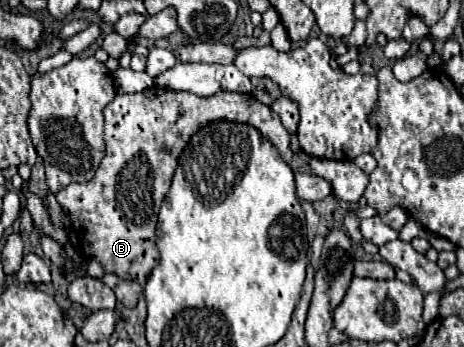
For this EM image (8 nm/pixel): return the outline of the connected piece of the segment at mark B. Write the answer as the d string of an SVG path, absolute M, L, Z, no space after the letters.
M159 86L139 94L117 94L105 108L107 152L93 182L69 184L55 194L69 218L69 230L87 244L85 248L79 246L77 252L101 262L105 272L137 280L143 286L151 268L159 264L159 250L155 246L157 214L169 192L179 154L203 124L215 120L251 124L265 140L275 144L287 164L291 162L289 132L283 128L279 116L251 94L217 92L211 98L199 98L189 92L171 92Z

